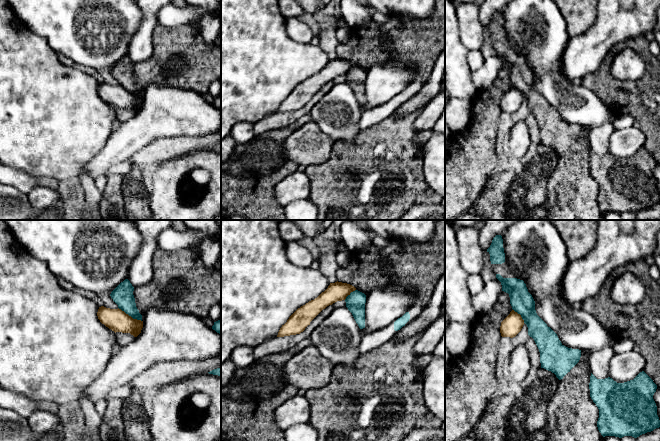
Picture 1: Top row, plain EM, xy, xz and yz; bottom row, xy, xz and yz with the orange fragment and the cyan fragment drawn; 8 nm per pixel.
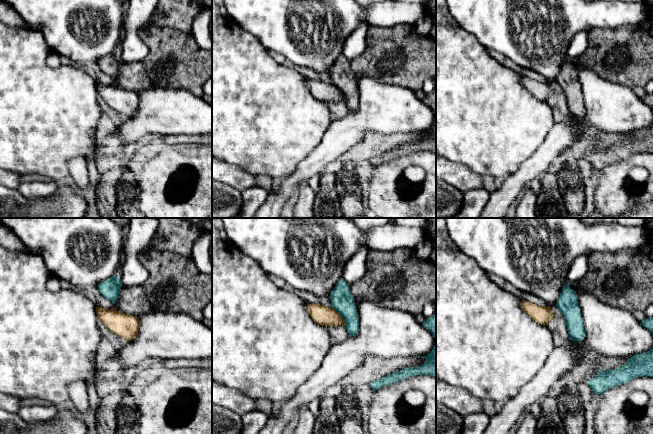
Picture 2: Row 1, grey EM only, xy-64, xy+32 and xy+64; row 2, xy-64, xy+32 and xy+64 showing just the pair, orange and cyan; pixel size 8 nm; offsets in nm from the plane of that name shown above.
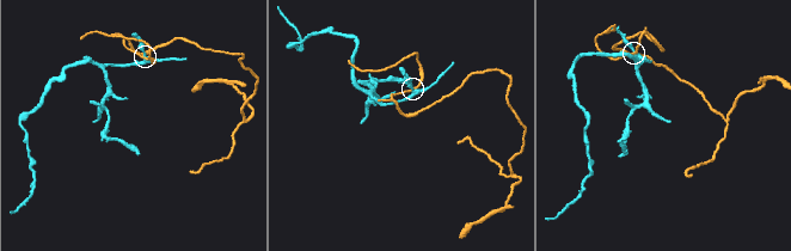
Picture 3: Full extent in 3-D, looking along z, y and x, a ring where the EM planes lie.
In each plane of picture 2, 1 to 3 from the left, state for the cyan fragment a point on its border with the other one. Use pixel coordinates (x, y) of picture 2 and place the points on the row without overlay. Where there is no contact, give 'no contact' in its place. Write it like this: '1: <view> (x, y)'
1: no contact
2: xy+32 (340, 92)
3: no contact

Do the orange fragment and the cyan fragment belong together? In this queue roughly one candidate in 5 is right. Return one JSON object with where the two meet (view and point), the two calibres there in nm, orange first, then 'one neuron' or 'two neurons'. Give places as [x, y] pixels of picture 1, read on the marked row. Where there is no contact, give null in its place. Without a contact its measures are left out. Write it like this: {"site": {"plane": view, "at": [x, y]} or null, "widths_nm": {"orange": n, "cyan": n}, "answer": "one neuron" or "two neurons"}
{"site": {"plane": "xy", "at": [130, 316]}, "widths_nm": {"orange": 180, "cyan": 170}, "answer": "two neurons"}

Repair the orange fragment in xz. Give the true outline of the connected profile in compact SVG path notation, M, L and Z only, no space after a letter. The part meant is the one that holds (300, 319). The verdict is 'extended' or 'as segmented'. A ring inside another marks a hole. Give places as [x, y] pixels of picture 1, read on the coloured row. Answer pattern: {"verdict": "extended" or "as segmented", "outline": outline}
{"verdict": "as segmented", "outline": "M335 282L317 298L298 308L280 328L277 337L300 334L310 322L327 306L345 300L356 288L350 284Z"}

